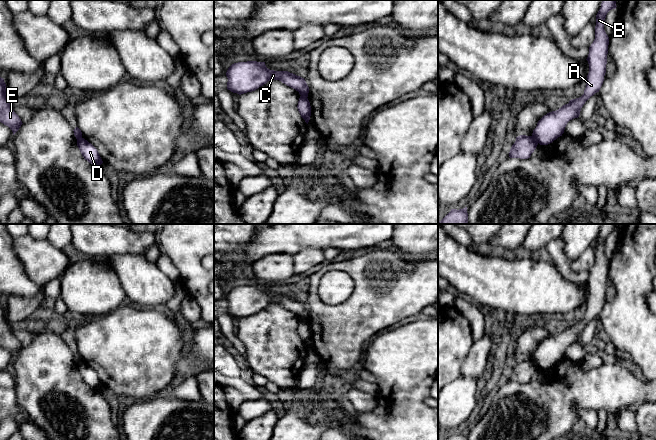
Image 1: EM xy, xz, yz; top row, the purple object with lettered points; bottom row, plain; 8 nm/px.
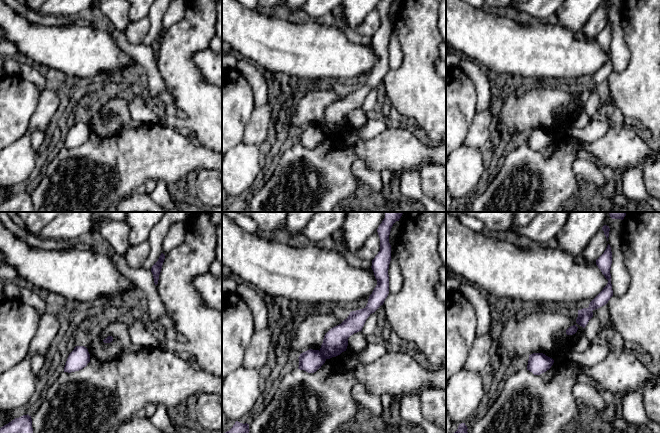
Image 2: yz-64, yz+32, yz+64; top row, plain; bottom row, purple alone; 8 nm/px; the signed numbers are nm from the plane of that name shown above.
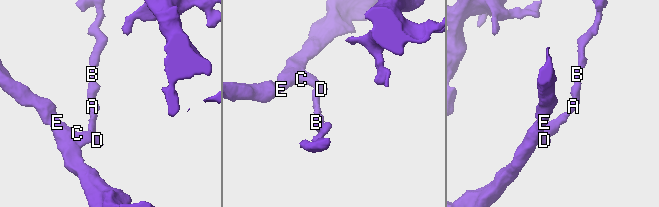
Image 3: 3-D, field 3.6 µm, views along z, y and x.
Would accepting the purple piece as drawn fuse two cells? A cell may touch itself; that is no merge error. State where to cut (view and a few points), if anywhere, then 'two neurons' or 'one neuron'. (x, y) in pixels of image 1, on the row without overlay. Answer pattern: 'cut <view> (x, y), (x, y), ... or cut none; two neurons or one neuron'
cut yz (532, 359), (537, 367); two neurons

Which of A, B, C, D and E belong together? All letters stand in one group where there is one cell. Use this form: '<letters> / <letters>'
A B / C D E

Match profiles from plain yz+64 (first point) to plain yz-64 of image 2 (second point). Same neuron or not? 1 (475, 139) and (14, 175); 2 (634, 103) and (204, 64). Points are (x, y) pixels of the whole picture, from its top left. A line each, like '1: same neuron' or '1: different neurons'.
1: different neurons
2: different neurons

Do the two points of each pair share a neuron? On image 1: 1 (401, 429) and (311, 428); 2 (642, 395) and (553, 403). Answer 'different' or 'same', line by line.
1: different
2: same

